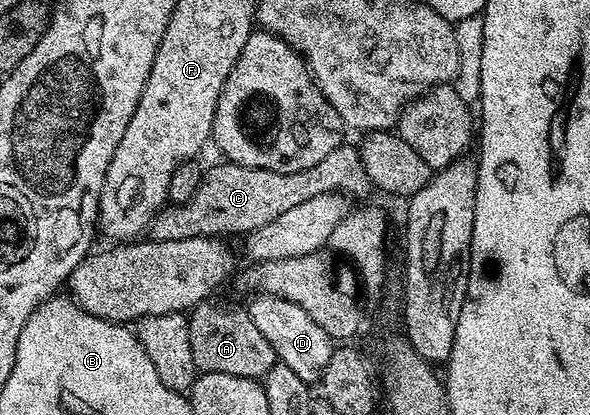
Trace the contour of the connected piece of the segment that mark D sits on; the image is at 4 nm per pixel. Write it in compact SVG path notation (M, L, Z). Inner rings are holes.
M255 294L252 299L251 306L249 305L251 319L253 324L257 324L265 340L273 344L276 359L293 368L293 372L297 372L301 380L309 384L318 383L325 372L325 364L329 364L333 349L333 339L327 335L325 328L321 328L321 324L317 324L317 320L313 320L313 316L309 316L309 312L301 308L301 304L293 304L293 300L272 294Z

